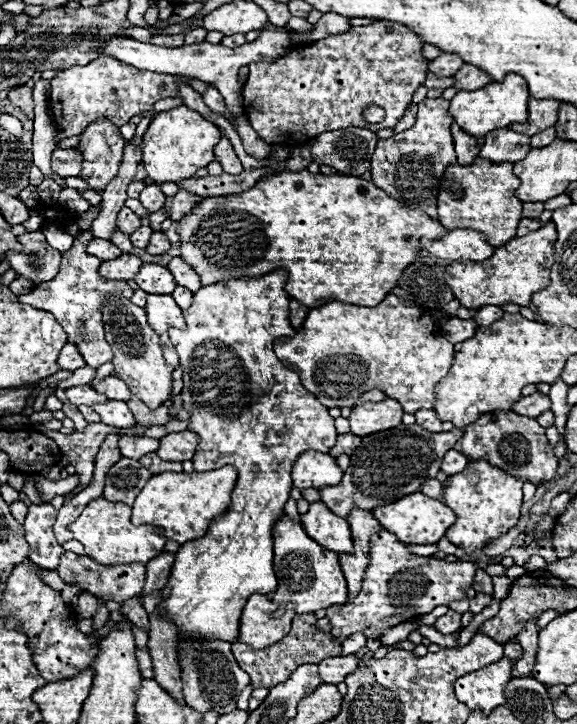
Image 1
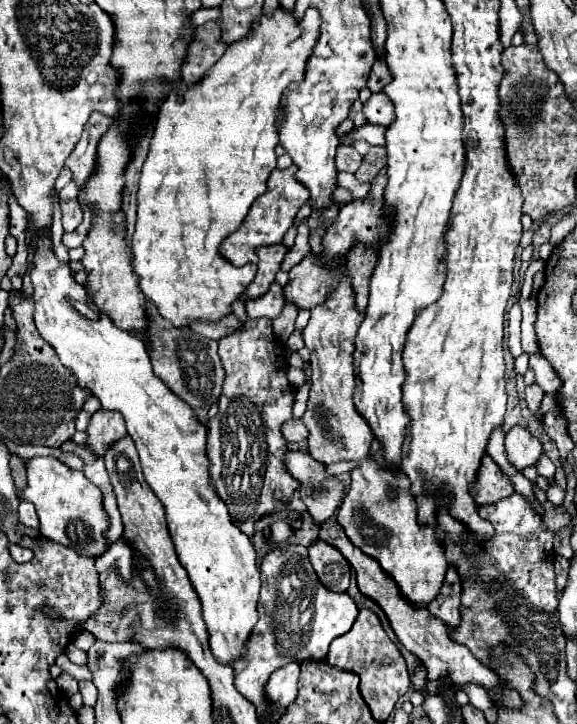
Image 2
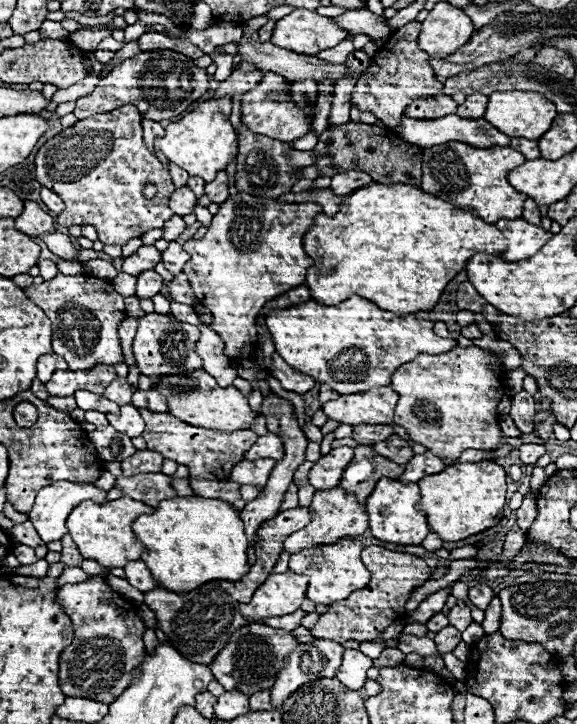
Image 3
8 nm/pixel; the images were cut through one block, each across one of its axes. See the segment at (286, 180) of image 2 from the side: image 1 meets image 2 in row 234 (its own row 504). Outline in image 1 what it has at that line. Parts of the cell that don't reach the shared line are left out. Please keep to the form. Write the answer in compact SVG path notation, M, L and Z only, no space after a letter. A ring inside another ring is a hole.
M274 270L270 274L264 274L260 278L234 278L234 280L220 280L216 284L210 284L210 286L204 286L200 288L200 292L194 292L194 298L192 298L192 306L188 310L184 310L184 318L186 318L186 328L184 330L170 330L170 340L174 342L176 350L178 350L178 356L180 356L180 364L184 368L184 388L182 388L182 398L184 398L184 408L192 412L190 416L190 426L192 430L198 432L200 436L200 442L196 446L196 452L194 452L194 470L196 472L206 472L206 470L212 470L212 468L222 468L226 464L232 464L236 470L238 470L238 482L234 486L234 492L232 492L232 502L228 506L228 510L220 516L216 516L212 522L210 522L210 528L208 528L208 534L194 540L194 542L186 542L178 552L176 552L176 560L174 560L174 566L172 566L172 572L170 572L170 580L168 584L162 588L162 600L158 602L158 614L160 616L166 616L170 622L176 624L178 628L178 642L180 640L188 640L188 638L194 638L194 640L210 640L210 638L218 638L218 640L226 640L226 642L236 642L236 636L238 636L238 628L240 628L240 616L242 616L242 608L244 608L244 602L252 596L252 594L268 594L268 592L274 592L276 590L276 576L274 576L274 570L272 570L272 526L274 522L284 516L284 504L286 500L290 498L290 488L292 488L292 466L296 462L296 458L304 452L304 450L318 450L318 452L324 452L328 454L332 450L332 446L336 444L336 428L334 428L334 418L328 414L328 408L322 406L316 396L312 396L300 382L298 374L290 368L286 368L278 358L276 354L272 352L272 344L276 338L280 336L294 336L296 330L290 326L288 322L288 302L290 302L290 296L286 294L284 286L286 286L286 280L288 280L288 272L286 270ZM252 466L258 466L258 472L252 472Z

